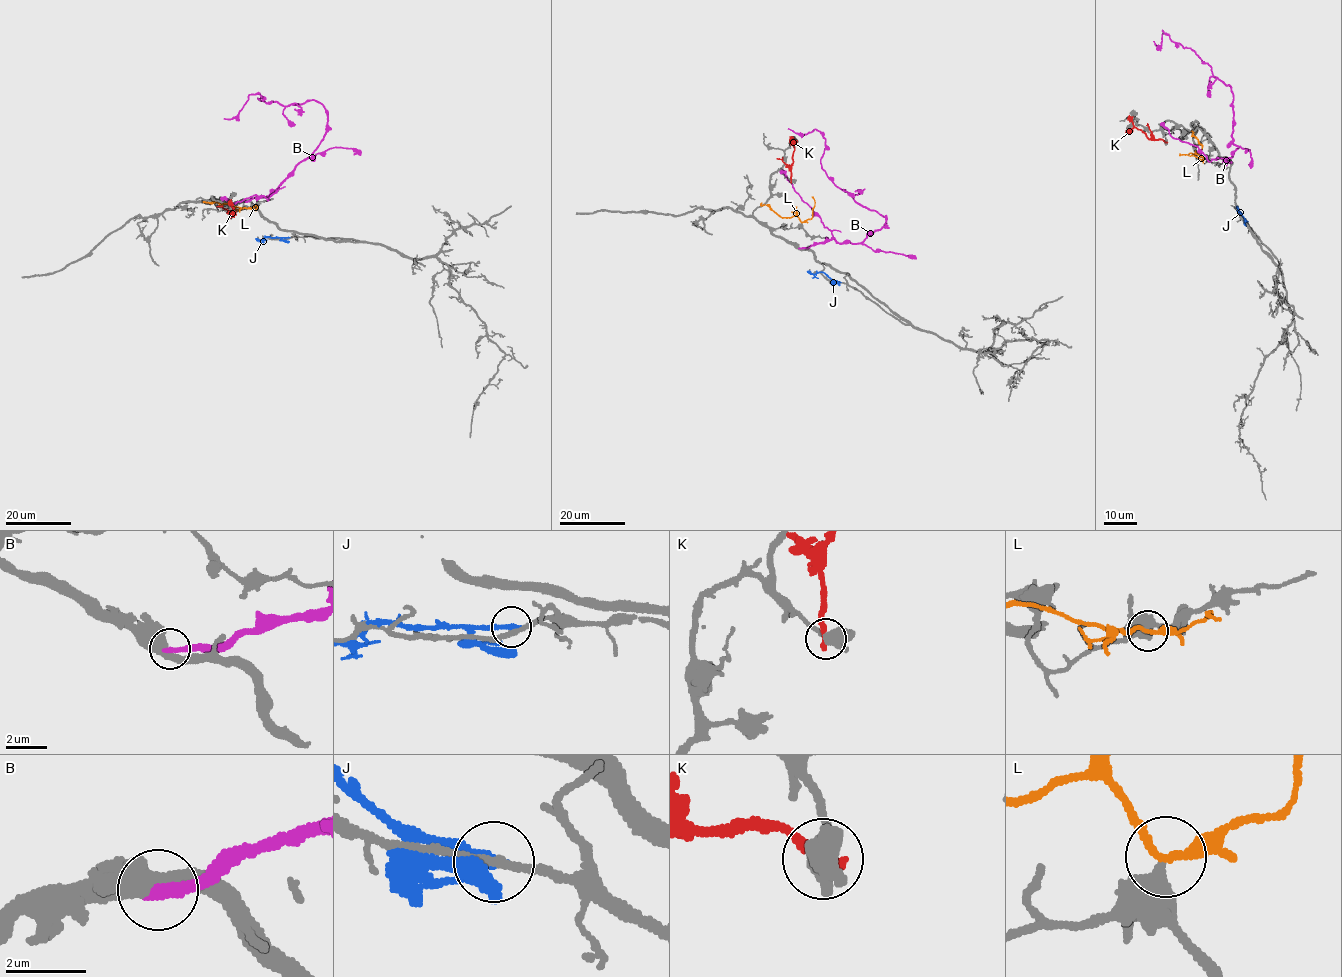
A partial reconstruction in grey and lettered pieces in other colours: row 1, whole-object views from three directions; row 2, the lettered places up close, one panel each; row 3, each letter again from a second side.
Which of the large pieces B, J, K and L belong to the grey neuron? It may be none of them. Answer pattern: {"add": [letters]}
{"add": []}

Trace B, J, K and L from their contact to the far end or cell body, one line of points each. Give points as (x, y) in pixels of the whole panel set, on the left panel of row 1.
B: (245, 201), (267, 196), (311, 156), (327, 111), (257, 94), (223, 118)
J: (288, 238), (255, 238)
K: (233, 211), (231, 215), (233, 208), (230, 200)
L: (246, 208), (205, 202)

